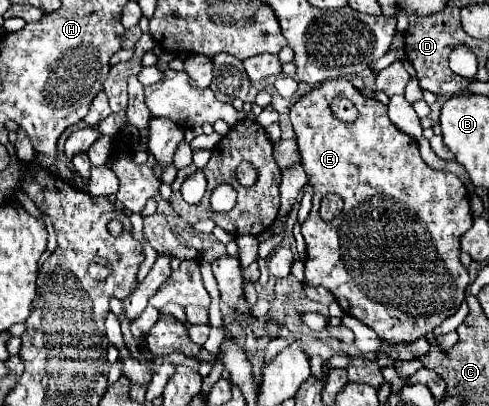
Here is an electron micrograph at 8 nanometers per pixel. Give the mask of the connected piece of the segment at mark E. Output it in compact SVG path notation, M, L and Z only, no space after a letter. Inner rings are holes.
M325 81L305 93L291 107L291 123L301 163L313 187L313 207L301 227L307 243L305 285L329 289L347 315L357 317L381 339L401 343L425 337L459 309L469 285L467 269L459 261L459 237L473 225L465 185L453 173L431 169L421 159L417 141L391 123L387 107L357 91L351 81ZM337 95L347 97L355 105L359 113L355 121L347 123L335 117L331 101ZM327 193L337 193L345 201L343 211L329 223L319 217L319 203Z

